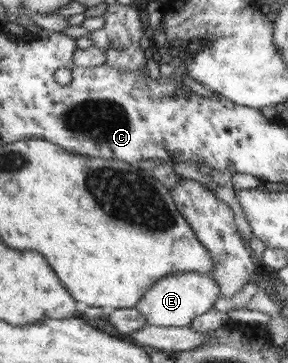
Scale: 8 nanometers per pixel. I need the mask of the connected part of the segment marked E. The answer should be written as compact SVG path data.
M192 272L169 275L158 280L148 293L145 293L143 301L140 301L141 305L138 304L134 309L145 317L147 324L163 328L188 327L198 316L208 313L216 306L219 289L211 274Z

